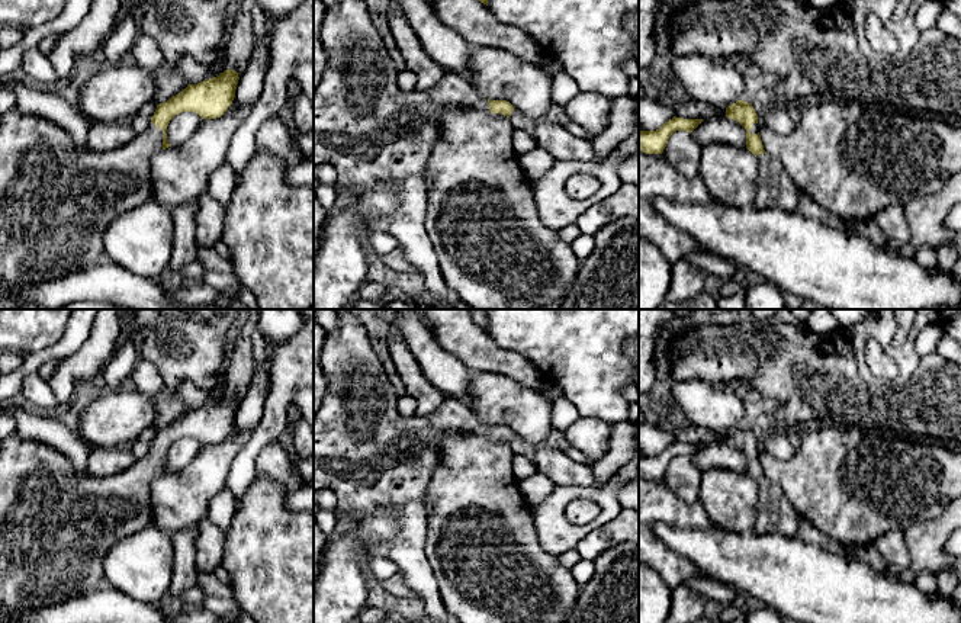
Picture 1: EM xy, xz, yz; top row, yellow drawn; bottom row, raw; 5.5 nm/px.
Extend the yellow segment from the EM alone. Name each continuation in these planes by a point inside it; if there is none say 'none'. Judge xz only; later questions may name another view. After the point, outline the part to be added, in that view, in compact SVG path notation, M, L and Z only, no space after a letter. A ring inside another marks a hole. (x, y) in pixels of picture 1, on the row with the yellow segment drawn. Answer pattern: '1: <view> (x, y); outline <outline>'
1: xz (370, 131); outline M337 0L334 6L327 7L321 42L327 54L327 67L321 81L314 89L314 164L325 163L332 166L338 176L338 184L351 190L351 199L364 195L379 182L392 180L398 186L401 205L395 212L376 218L369 228L372 232L383 231L392 234L404 248L406 260L422 274L430 304L438 309L451 309L447 301L449 288L425 229L427 190L424 173L430 157L430 145L435 139L435 107L463 107L496 116L505 115L492 113L488 99L463 76L447 74L431 90L414 89L402 91L396 83L396 65L388 55L385 42L370 19L364 0Z

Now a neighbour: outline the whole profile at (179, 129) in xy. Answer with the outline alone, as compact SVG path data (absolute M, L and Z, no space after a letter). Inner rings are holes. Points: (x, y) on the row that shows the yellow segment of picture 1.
M195 112L176 115L167 126L167 141L171 147L180 145L197 129L202 118Z

